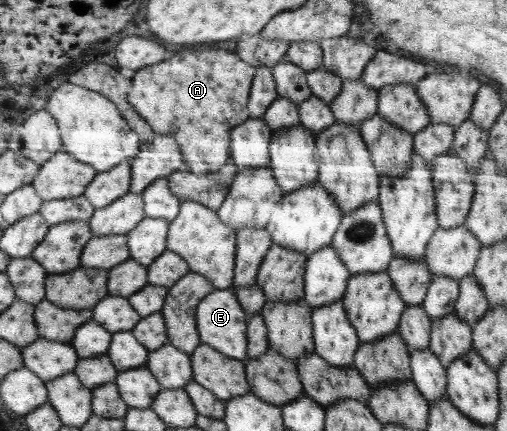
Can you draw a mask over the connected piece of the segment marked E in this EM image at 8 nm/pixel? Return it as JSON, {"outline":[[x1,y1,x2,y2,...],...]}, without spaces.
{"outline":[[227,288,217,290,201,300,196,313,201,343,220,350,227,357,243,361,244,357,247,357,247,337,245,337,247,321,243,317,243,310,235,293]]}

